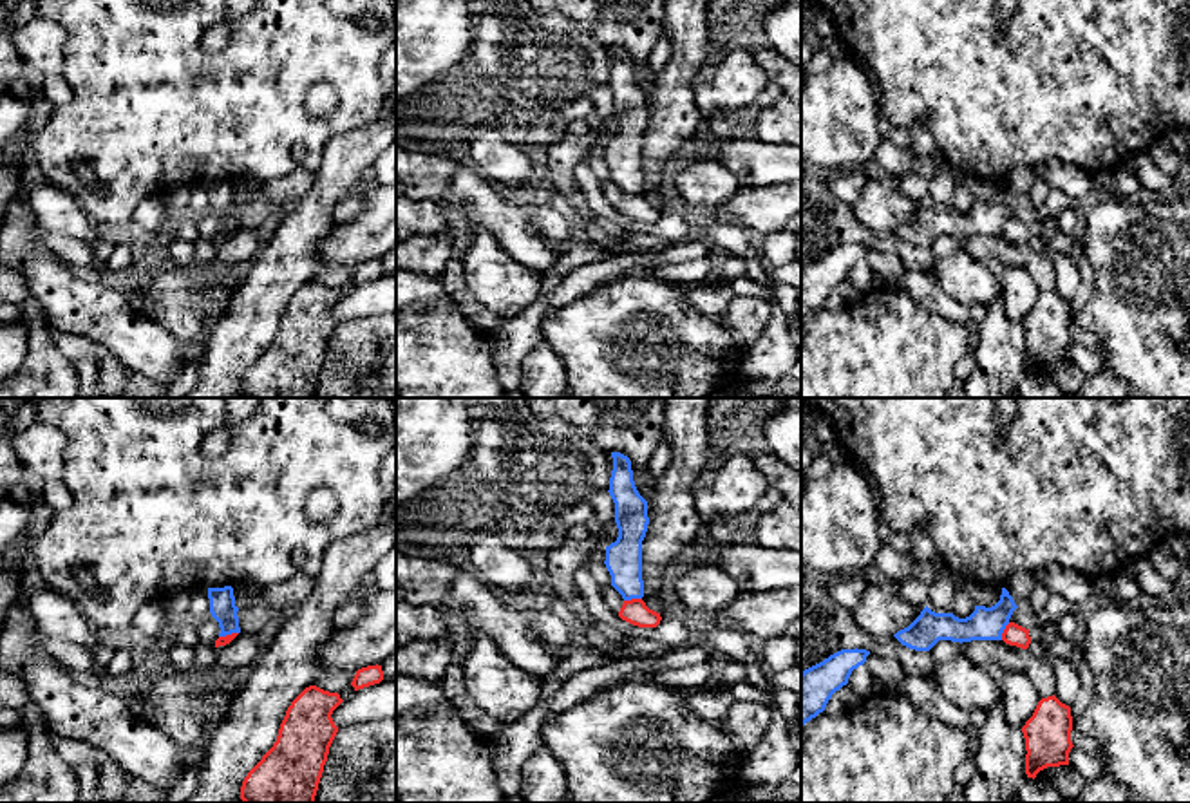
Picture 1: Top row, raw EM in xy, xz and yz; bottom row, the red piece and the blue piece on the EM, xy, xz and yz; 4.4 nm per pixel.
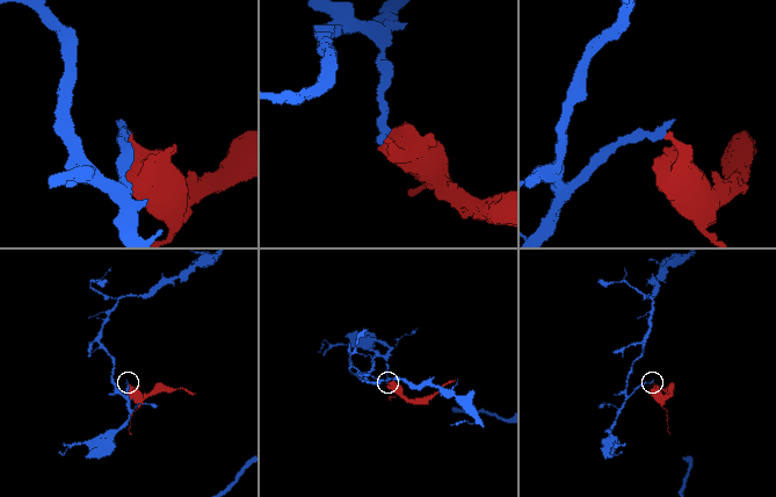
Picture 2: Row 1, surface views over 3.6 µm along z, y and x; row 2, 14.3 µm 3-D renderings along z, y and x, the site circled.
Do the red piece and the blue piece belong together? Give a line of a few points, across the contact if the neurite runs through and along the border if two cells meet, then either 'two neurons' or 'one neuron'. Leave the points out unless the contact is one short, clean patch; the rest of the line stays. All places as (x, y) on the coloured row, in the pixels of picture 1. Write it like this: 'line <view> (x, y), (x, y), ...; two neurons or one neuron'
line xz (641, 597), (624, 601); two neurons

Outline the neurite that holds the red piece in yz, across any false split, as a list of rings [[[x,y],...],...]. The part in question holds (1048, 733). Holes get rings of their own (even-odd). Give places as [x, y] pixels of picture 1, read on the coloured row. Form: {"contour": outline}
{"contour": [[[1054,694],[1042,698],[1033,716],[1022,727],[1025,738],[1025,774],[1036,774],[1047,767],[1069,765],[1072,716],[1071,707]]]}

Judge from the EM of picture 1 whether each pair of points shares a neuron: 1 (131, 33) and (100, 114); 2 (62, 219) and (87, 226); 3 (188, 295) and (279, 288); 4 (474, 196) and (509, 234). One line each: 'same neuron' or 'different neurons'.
1: same neuron
2: same neuron
3: different neurons
4: same neuron

